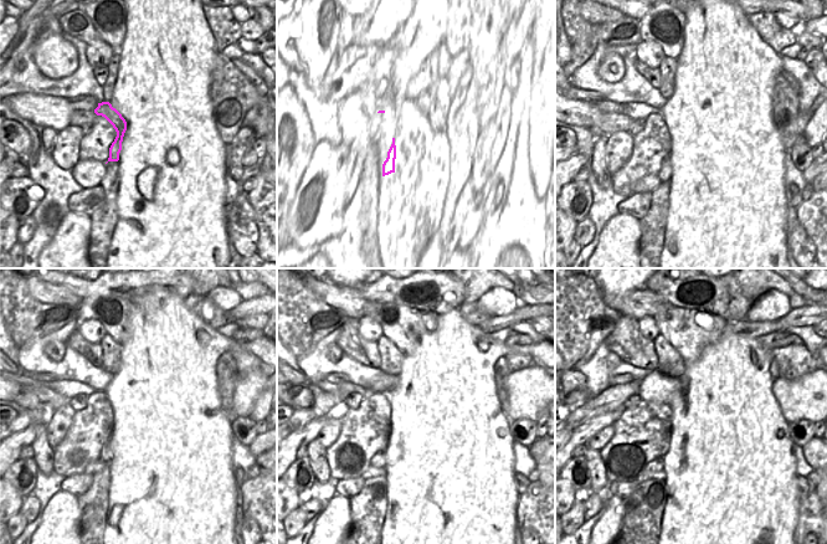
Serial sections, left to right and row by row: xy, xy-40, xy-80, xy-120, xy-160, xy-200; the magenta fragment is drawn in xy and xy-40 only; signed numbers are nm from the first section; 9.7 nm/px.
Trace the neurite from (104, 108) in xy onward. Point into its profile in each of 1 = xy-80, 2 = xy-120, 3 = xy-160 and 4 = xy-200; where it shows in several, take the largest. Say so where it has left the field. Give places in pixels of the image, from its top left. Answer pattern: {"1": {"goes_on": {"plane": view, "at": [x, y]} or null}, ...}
{"1": {"goes_on": {"plane": "xy-80", "at": [666, 169]}}, "2": {"goes_on": {"plane": "xy-120", "at": [106, 455]}}, "3": {"goes_on": {"plane": "xy-160", "at": [379, 461]}}, "4": {"goes_on": {"plane": "xy-200", "at": [653, 470]}}}

